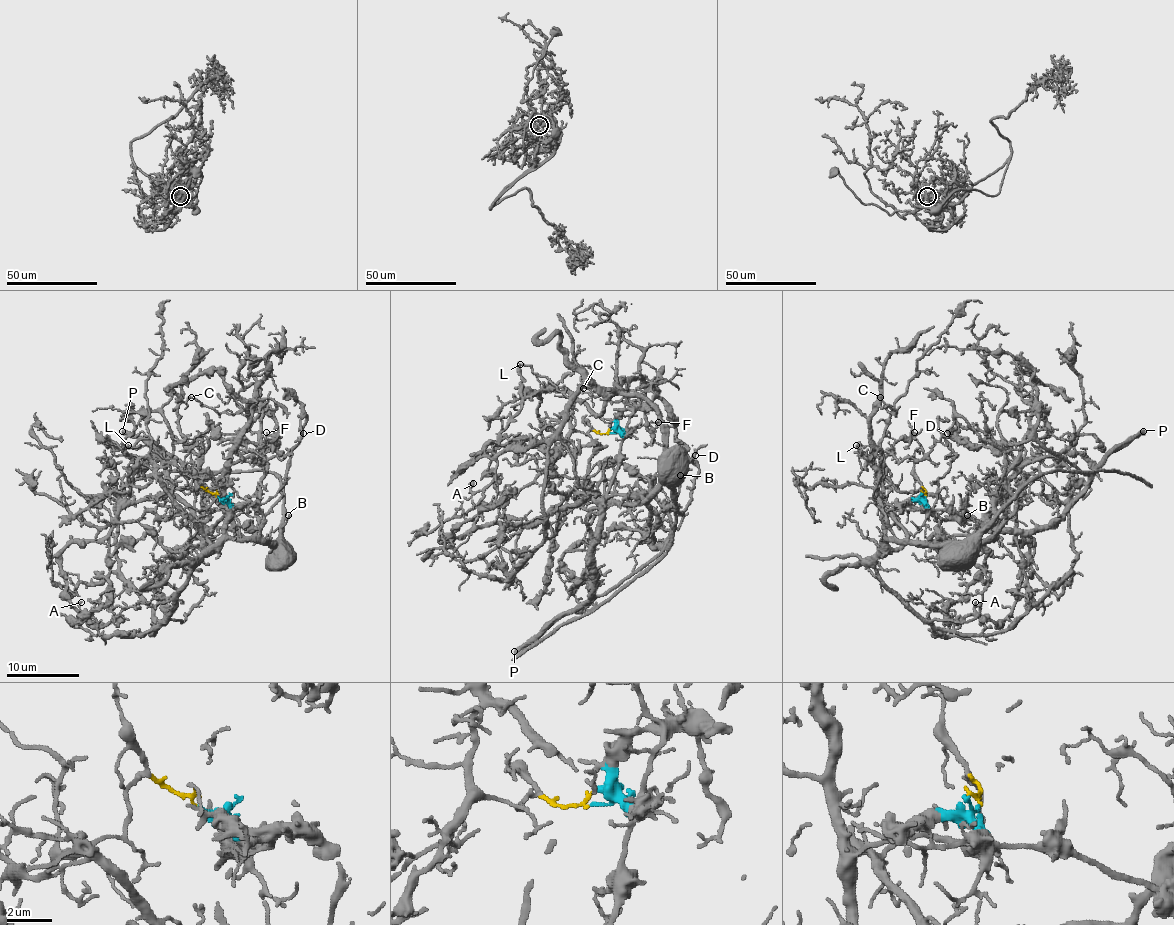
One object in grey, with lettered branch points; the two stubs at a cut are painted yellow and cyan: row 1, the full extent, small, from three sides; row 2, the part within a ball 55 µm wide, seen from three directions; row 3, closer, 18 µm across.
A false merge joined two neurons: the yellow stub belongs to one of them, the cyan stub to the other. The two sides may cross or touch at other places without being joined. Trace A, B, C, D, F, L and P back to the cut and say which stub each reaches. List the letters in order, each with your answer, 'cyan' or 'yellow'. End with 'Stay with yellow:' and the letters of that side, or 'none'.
A: yellow
B: cyan
C: yellow
D: yellow
F: yellow
L: yellow
P: cyan
Stay with yellow: A, C, D, F, L

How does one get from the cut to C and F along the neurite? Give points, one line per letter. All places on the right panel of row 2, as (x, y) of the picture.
C: (925, 496), (923, 487), (927, 505), (897, 509), (906, 540), (894, 549), (870, 415), (896, 412), (879, 397)
F: (925, 496), (923, 487), (927, 505), (897, 509), (906, 540), (894, 549), (874, 454), (921, 459), (914, 432)

